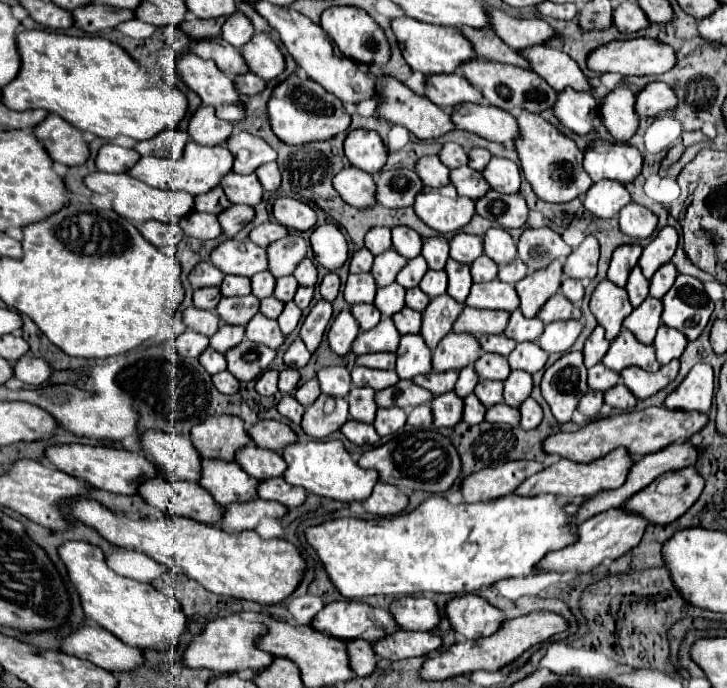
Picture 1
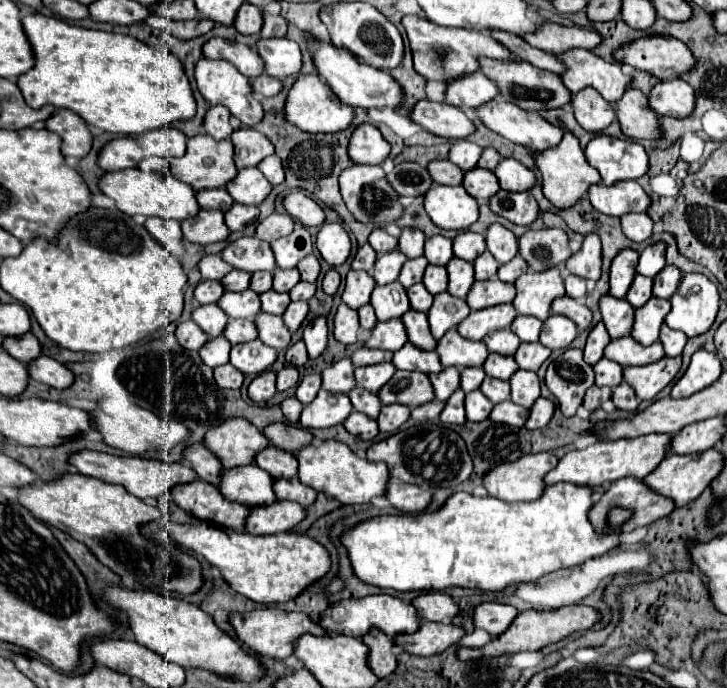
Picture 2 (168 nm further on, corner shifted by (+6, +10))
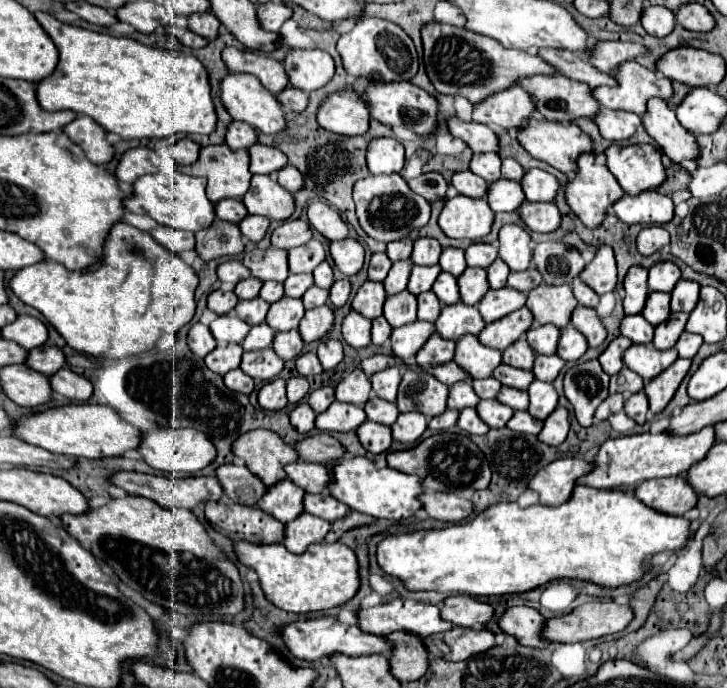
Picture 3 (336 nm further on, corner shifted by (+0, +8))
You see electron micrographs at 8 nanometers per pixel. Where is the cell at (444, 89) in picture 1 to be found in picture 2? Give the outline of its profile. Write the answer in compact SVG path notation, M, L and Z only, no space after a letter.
M481 71L447 83L447 103L449 105L479 109L487 101L495 101L495 99L499 99L499 89Z

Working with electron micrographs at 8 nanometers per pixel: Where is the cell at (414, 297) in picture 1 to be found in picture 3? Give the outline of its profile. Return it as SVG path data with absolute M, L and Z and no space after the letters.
M425 291L421 295L417 295L419 299L419 313L417 317L423 319L423 321L435 321L439 317L439 311L441 311L441 303L437 299L437 295L433 291Z

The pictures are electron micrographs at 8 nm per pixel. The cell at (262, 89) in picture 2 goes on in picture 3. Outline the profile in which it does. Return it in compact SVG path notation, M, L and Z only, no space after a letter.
M285 87L283 91L279 91L277 95L277 101L289 109L289 111L295 111L295 113L301 113L305 107L307 107L307 95L295 87Z

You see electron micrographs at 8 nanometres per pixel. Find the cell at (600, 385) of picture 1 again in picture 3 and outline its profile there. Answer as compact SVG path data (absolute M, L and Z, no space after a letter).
M623 367L617 375L611 375L609 393L625 393L625 391L637 393L641 389L643 389L643 379L627 367Z

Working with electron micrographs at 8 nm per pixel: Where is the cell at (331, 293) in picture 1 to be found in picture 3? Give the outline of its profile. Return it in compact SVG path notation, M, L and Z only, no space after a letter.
M341 279L341 281L335 281L333 287L329 289L329 299L335 307L343 307L349 299L349 293L351 293L351 283L347 279Z

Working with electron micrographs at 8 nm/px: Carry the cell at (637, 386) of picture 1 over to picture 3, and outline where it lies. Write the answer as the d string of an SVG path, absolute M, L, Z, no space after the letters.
M677 359L671 367L667 367L663 373L659 373L657 377L645 383L643 391L649 399L649 409L653 413L659 413L665 409L665 405L671 401L673 393L677 391L679 383L687 375L689 367L691 367L691 359Z

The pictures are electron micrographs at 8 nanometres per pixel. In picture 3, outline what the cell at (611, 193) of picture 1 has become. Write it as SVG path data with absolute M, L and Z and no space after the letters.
M643 191L641 195L623 195L613 203L613 211L627 225L663 225L673 219L673 201L657 191Z

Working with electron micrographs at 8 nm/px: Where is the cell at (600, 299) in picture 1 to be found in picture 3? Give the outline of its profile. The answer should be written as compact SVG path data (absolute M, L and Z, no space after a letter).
M625 315L621 319L619 331L633 343L649 343L653 339L653 325L645 321L641 315Z

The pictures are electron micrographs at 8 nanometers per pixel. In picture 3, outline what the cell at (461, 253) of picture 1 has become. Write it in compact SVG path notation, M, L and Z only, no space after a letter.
M471 243L465 249L467 265L487 269L497 259L497 243Z

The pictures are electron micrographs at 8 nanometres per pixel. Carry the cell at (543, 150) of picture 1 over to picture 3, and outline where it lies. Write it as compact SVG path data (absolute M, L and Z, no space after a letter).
M581 153L577 157L577 173L573 177L567 179L565 183L565 201L567 205L571 207L571 211L591 229L599 227L599 223L603 221L603 215L607 211L609 205L613 205L621 195L621 187L617 183L617 179L611 175L611 171L601 165L601 163L595 163L595 155L593 153Z

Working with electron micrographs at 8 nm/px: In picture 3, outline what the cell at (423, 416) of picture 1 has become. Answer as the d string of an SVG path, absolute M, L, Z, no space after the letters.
M447 409L445 413L429 419L429 429L431 431L445 431L457 423L457 415L459 415L457 409Z

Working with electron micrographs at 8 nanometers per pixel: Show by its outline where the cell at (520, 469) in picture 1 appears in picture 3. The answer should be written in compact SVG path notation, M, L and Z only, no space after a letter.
M557 459L551 461L549 465L541 467L527 483L529 491L535 491L539 495L541 505L557 507L569 499L575 479L591 471L589 461L579 461L579 459Z

